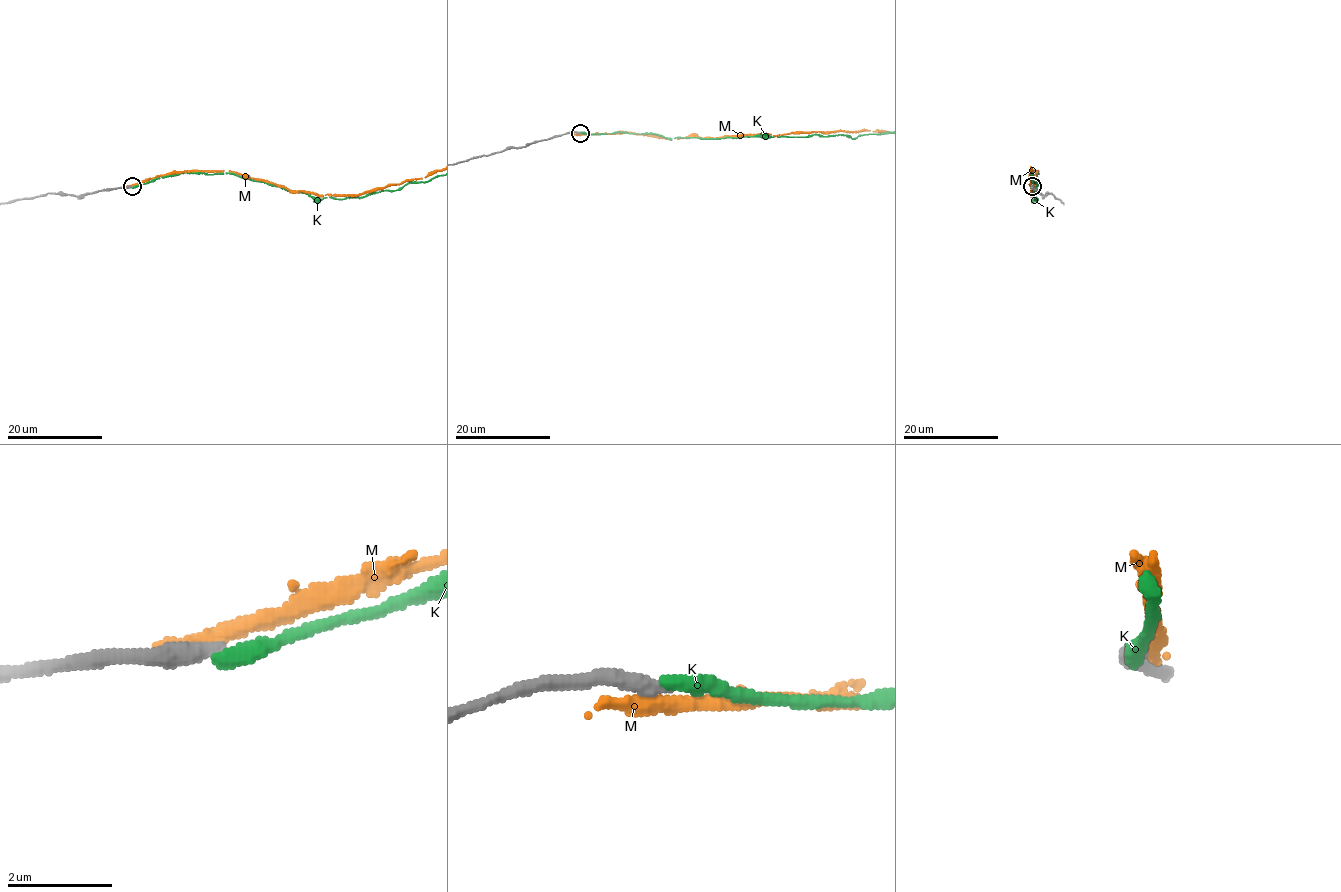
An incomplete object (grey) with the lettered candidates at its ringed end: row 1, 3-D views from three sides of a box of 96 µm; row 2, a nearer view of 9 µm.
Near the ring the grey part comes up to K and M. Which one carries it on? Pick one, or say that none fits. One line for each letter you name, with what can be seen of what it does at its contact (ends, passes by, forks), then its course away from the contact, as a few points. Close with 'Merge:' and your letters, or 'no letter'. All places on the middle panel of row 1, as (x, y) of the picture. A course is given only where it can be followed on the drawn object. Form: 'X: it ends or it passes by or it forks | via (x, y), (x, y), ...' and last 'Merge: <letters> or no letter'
Merge: no letter

